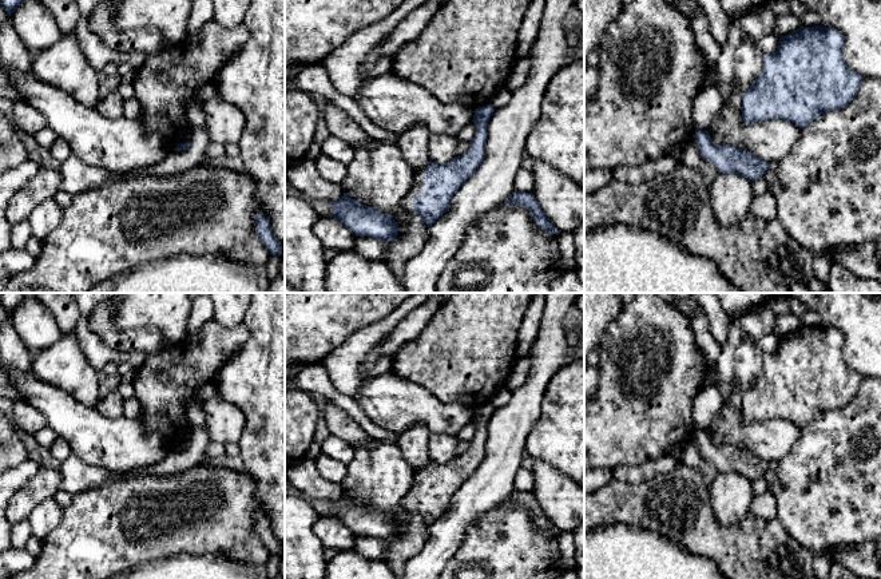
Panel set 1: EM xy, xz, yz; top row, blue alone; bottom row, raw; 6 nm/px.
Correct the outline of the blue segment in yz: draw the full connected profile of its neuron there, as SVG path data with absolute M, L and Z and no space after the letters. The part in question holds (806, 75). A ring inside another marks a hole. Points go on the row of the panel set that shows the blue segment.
M824 25L799 27L779 37L777 49L763 53L762 70L742 94L742 118L745 123L782 119L801 128L826 111L845 107L856 96L862 76L844 60L841 31Z

